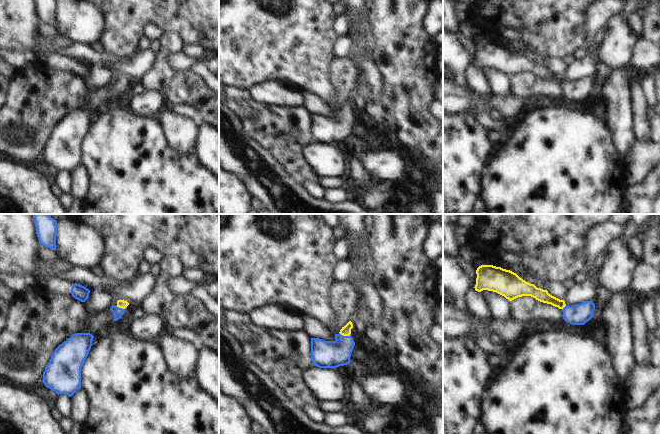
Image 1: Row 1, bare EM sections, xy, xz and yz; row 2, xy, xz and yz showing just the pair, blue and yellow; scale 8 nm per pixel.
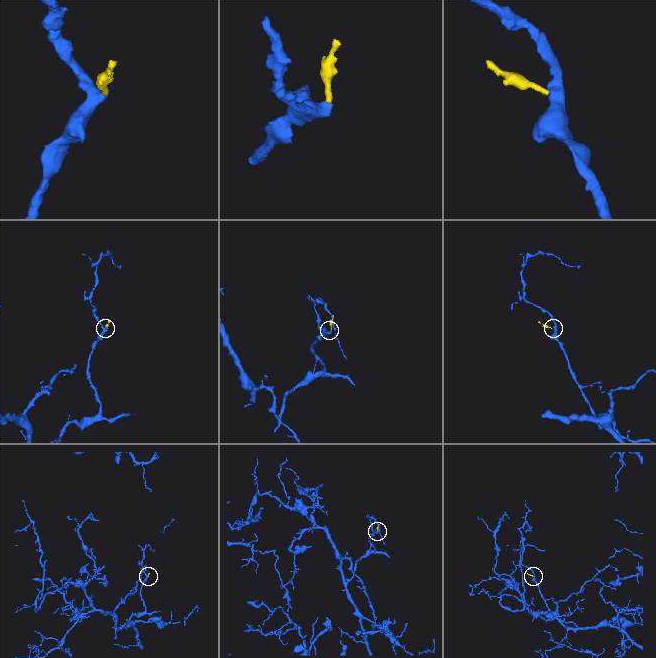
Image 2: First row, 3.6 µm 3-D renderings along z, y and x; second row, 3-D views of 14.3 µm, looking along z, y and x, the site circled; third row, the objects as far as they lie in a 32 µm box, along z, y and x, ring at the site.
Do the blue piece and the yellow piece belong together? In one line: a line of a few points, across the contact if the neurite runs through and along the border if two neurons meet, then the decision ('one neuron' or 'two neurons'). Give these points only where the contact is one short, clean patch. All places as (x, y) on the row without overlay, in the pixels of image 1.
line xz (325, 130), (344, 112), (346, 106); one neuron

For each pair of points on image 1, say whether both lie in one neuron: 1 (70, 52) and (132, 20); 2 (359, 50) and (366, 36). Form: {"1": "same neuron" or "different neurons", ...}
{"1": "different neurons", "2": "same neuron"}

